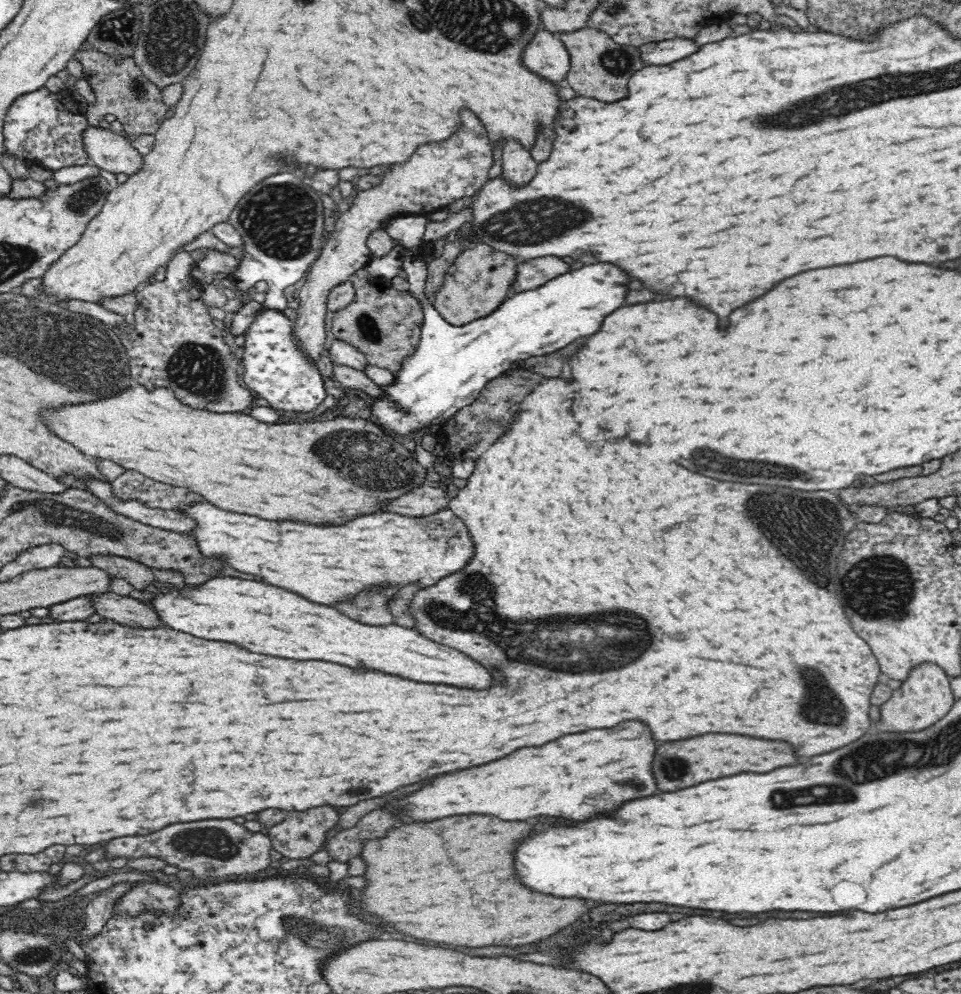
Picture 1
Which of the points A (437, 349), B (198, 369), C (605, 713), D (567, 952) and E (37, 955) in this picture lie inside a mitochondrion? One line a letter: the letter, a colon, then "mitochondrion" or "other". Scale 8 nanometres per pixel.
A: other
B: mitochondrion
C: other
D: other
E: mitochondrion

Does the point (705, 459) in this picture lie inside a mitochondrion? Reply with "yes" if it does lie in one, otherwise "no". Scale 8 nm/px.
yes

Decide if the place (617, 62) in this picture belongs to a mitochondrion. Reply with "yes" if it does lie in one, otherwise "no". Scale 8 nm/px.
yes

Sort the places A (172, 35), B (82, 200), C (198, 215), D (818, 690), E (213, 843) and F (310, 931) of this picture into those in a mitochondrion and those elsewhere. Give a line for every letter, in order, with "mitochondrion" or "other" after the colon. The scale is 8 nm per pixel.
A: mitochondrion
B: mitochondrion
C: other
D: mitochondrion
E: mitochondrion
F: mitochondrion

